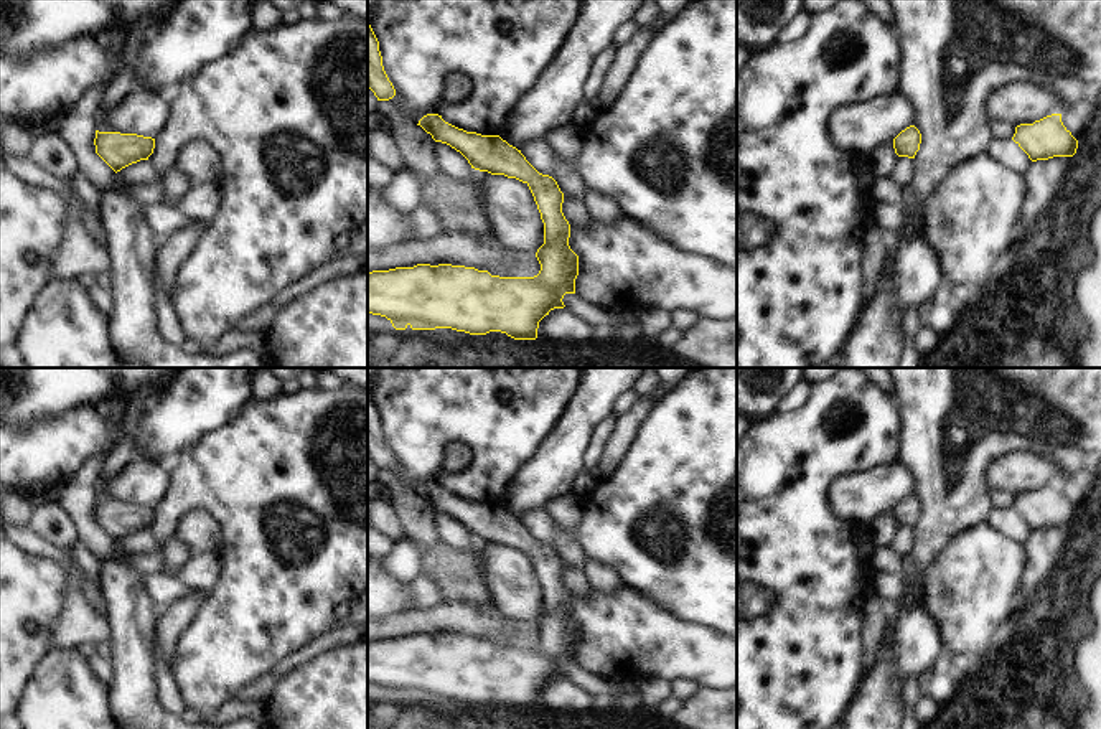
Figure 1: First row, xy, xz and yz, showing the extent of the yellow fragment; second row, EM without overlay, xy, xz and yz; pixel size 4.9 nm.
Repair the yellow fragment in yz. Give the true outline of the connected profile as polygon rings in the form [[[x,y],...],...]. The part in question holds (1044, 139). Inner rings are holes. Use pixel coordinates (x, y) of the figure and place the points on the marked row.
[[[1061,114],[1047,115],[1033,124],[1017,125],[1012,140],[1032,162],[1073,157],[1078,148],[1078,140],[1063,125]]]

